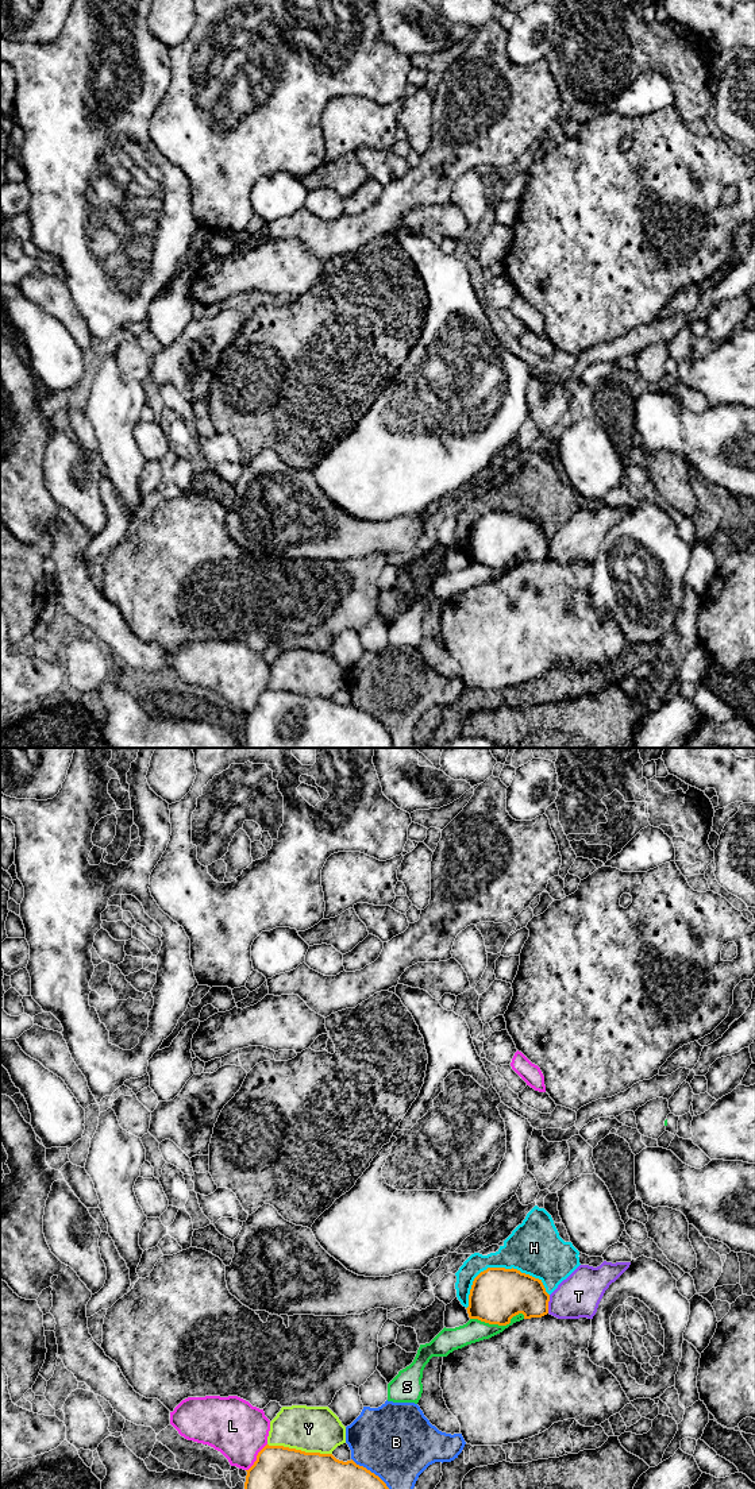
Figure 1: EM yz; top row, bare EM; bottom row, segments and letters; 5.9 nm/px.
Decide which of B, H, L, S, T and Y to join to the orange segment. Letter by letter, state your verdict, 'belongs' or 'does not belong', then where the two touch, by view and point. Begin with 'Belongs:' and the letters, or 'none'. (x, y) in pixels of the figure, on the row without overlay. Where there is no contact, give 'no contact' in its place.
Belongs: none
B: does not belong; contact yz (378, 721)
H: does not belong; contact yz (499, 512)
L: does not belong; contact yz (257, 701)
S: does not belong; contact yz (497, 567)
T: does not belong; contact yz (547, 548)
Y: does not belong; contact yz (300, 694)

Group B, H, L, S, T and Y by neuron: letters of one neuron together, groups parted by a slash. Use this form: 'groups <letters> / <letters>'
groups B / H / L / S / T / Y

